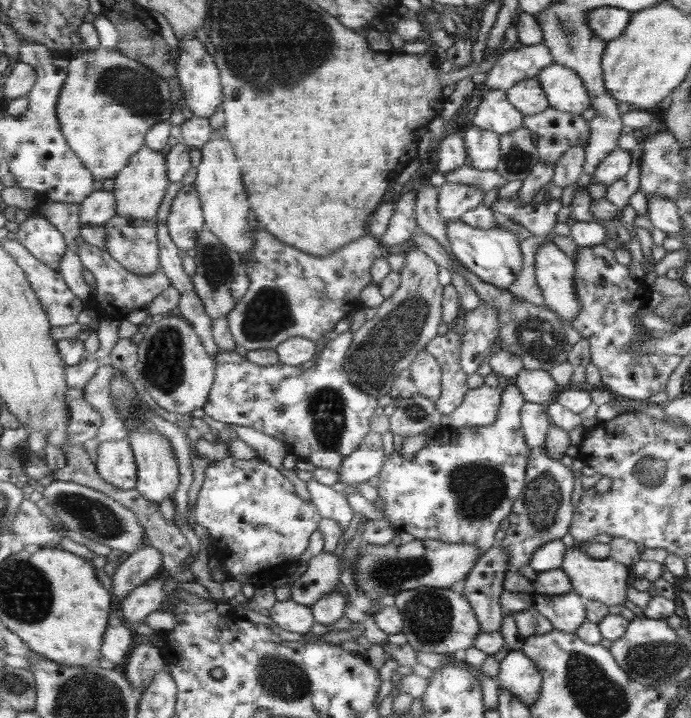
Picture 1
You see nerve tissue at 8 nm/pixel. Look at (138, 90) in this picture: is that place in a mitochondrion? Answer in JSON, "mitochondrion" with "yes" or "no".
{"mitochondrion":"yes"}

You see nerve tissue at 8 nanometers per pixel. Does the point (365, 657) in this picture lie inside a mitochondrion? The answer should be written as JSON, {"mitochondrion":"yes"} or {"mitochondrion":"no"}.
{"mitochondrion":"no"}

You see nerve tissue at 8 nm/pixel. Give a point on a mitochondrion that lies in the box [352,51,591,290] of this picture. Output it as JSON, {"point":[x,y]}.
{"point":[516,160]}

